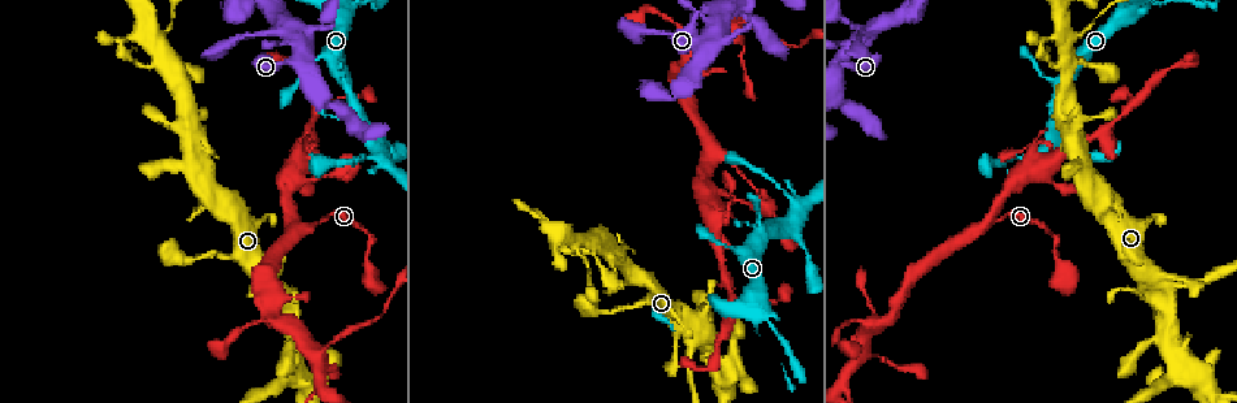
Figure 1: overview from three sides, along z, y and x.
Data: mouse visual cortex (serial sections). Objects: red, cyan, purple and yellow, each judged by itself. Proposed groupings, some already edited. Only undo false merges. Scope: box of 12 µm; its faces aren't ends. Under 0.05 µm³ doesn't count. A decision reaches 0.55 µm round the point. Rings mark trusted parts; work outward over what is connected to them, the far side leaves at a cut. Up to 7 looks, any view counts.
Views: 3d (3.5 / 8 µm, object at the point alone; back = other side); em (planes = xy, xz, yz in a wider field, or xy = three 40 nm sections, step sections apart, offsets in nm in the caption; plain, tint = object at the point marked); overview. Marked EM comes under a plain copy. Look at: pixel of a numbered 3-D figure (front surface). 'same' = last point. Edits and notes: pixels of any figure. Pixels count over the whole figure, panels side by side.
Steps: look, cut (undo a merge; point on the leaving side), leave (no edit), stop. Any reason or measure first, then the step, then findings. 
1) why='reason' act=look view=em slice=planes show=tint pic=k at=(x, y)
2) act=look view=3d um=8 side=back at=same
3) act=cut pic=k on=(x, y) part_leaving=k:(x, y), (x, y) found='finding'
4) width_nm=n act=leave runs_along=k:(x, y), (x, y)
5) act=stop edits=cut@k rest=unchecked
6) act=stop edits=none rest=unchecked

why='sudden change in width' act=look view=3d um=3.5 side=back pic=1 at=(298, 39)

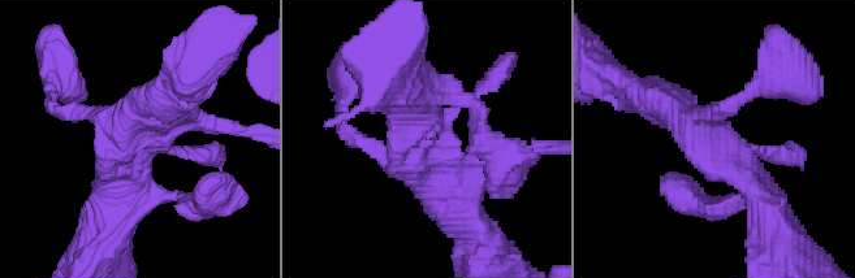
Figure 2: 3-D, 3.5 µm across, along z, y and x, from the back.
act=look view=em slice=planes show=tint pic=2 at=(422, 148)

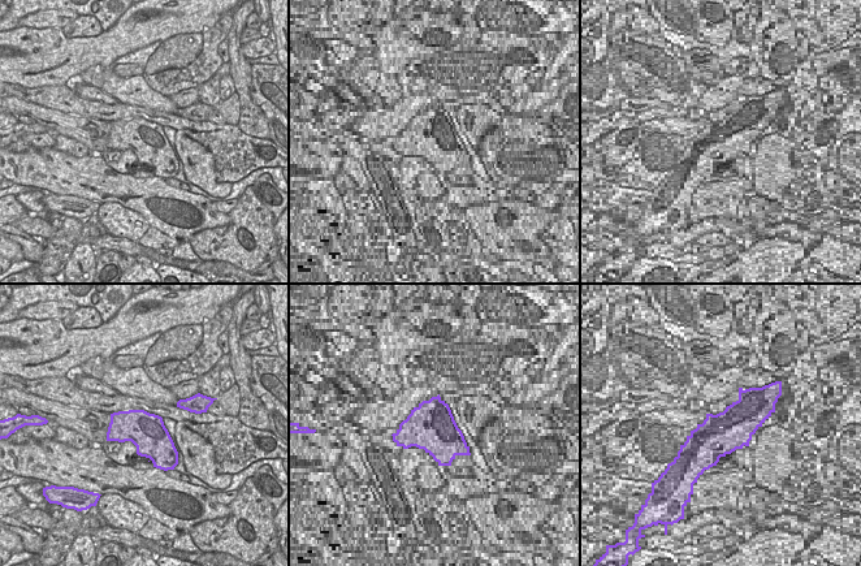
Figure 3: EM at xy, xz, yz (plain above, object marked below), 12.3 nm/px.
act=look view=em slice=xy step=3 show=tint at=same

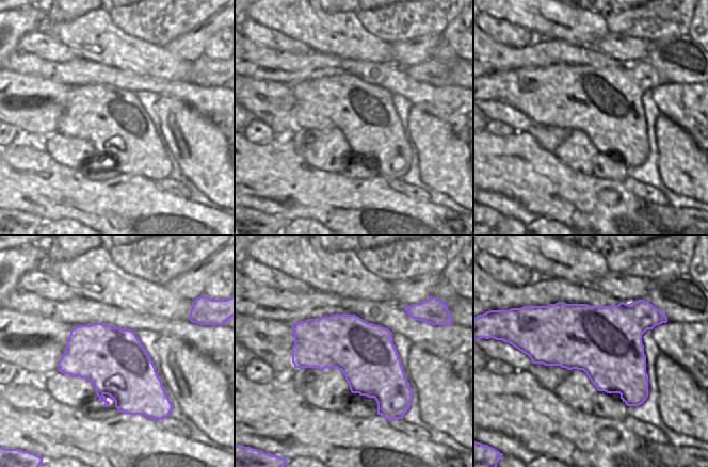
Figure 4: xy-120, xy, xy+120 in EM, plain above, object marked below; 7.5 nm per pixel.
width_nm=440 act=leave runs_along=2:(765, 196), (719, 140), (648, 96) found='one cell here'

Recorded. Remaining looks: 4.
why='a fork' act=look view=3d um=8 pic=1 at=(788, 230)

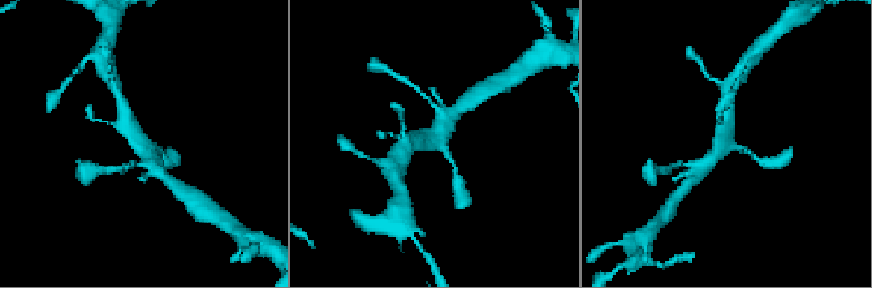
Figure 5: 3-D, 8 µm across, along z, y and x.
why='closer look' act=look view=3d um=3.5 pic=5 at=(138, 139)

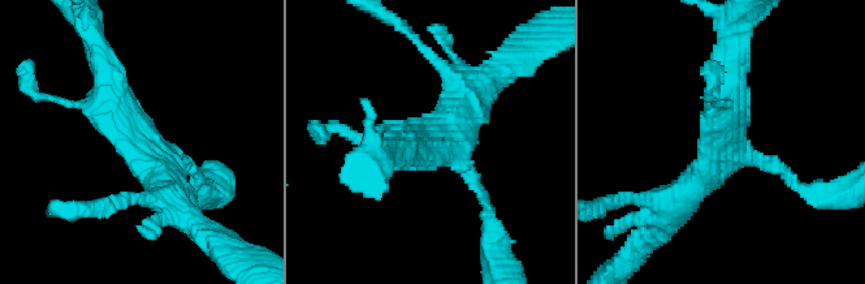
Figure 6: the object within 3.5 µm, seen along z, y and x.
arms=3 arm_widths_nm=150,400,400 act=look view=em slice=xy step=5 show=tint pic=6 at=(721, 144)

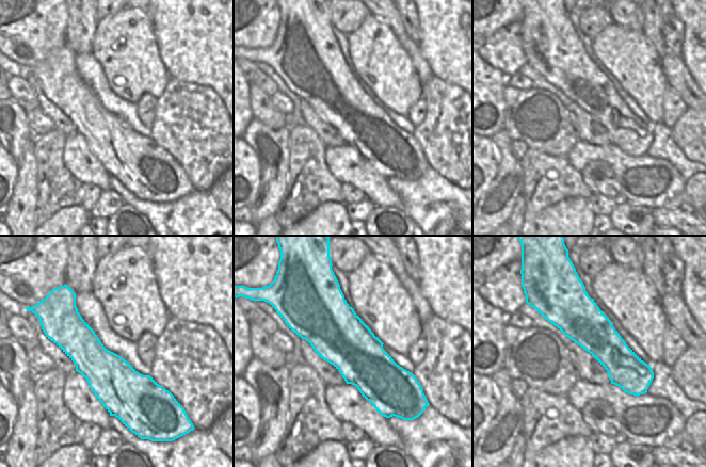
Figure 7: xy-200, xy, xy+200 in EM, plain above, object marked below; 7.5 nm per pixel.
act=leave runs_along=7:(73, 305), (124, 420) found='one cell here'

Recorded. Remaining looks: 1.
act=stop edits=none rest=unchecked

